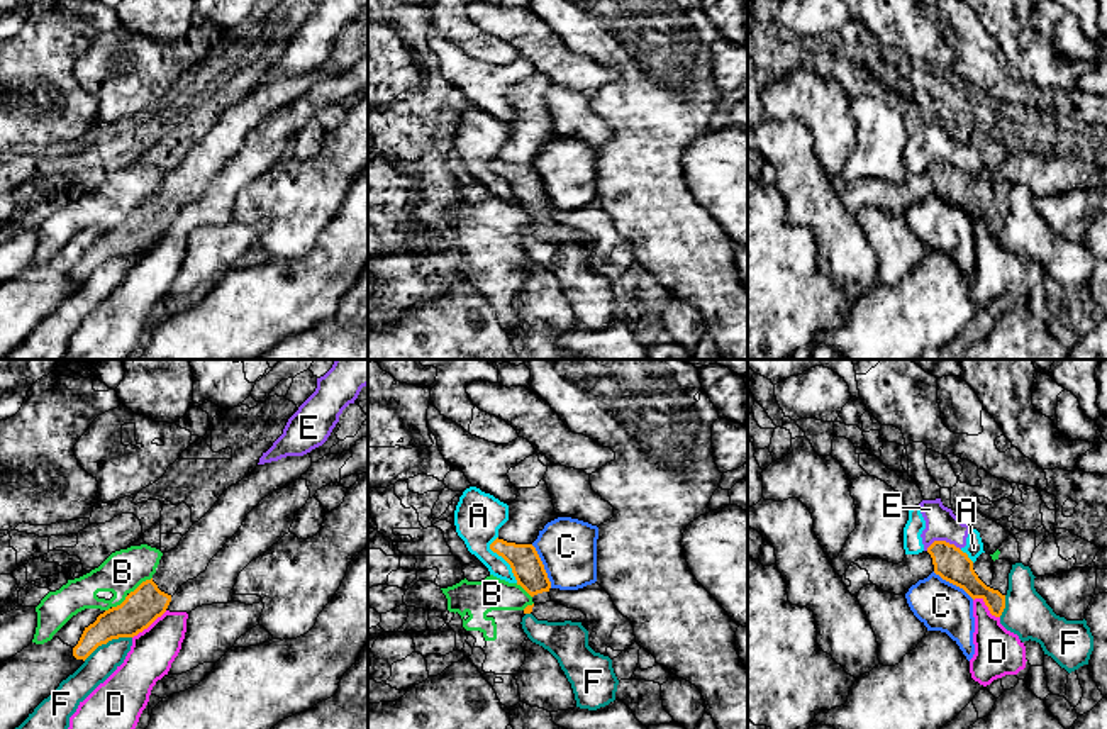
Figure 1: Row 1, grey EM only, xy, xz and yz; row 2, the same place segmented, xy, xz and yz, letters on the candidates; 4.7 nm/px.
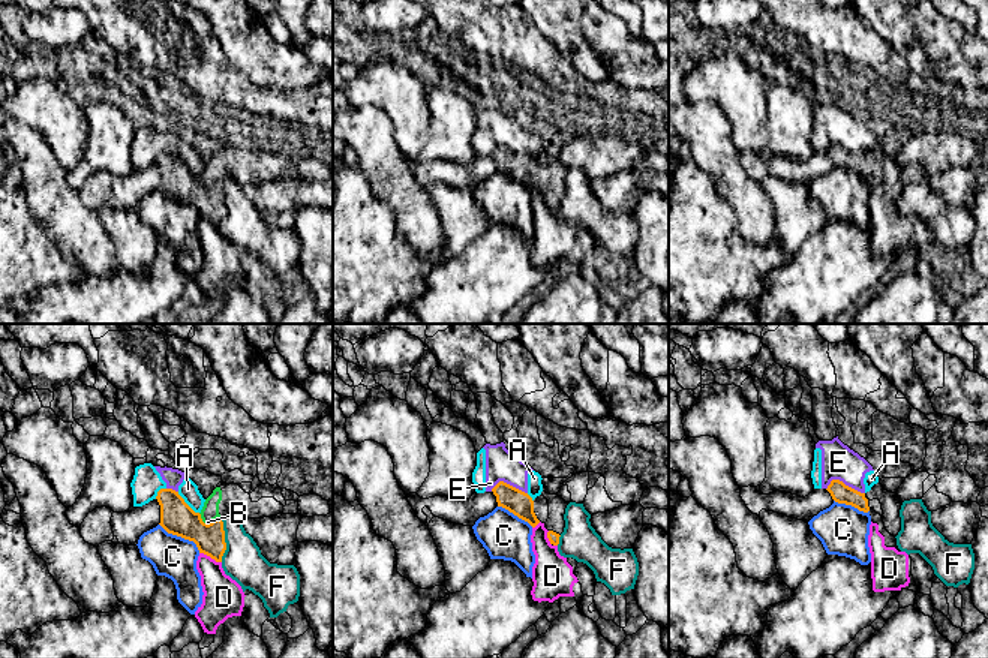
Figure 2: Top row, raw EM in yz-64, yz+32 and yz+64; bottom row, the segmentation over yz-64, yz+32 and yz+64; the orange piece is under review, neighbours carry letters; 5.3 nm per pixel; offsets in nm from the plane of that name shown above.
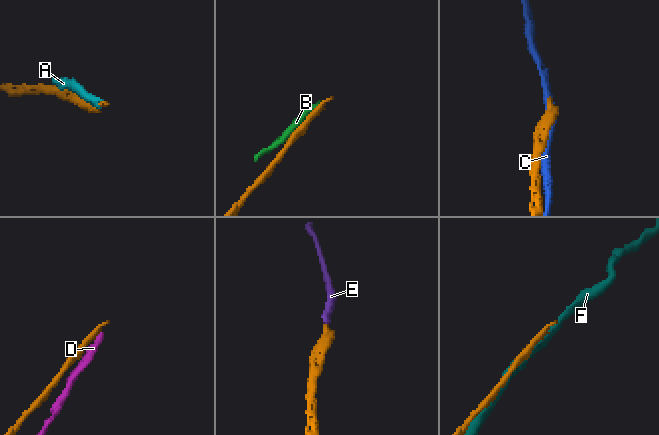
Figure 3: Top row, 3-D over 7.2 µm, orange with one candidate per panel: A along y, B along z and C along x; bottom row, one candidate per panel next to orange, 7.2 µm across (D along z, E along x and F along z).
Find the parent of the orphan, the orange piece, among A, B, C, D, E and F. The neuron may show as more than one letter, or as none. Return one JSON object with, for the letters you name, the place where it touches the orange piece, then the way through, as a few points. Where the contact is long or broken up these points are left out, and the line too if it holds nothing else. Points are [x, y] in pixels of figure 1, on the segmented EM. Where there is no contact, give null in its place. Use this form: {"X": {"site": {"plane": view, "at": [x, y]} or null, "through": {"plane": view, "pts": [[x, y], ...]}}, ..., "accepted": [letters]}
{"accepted": []}

